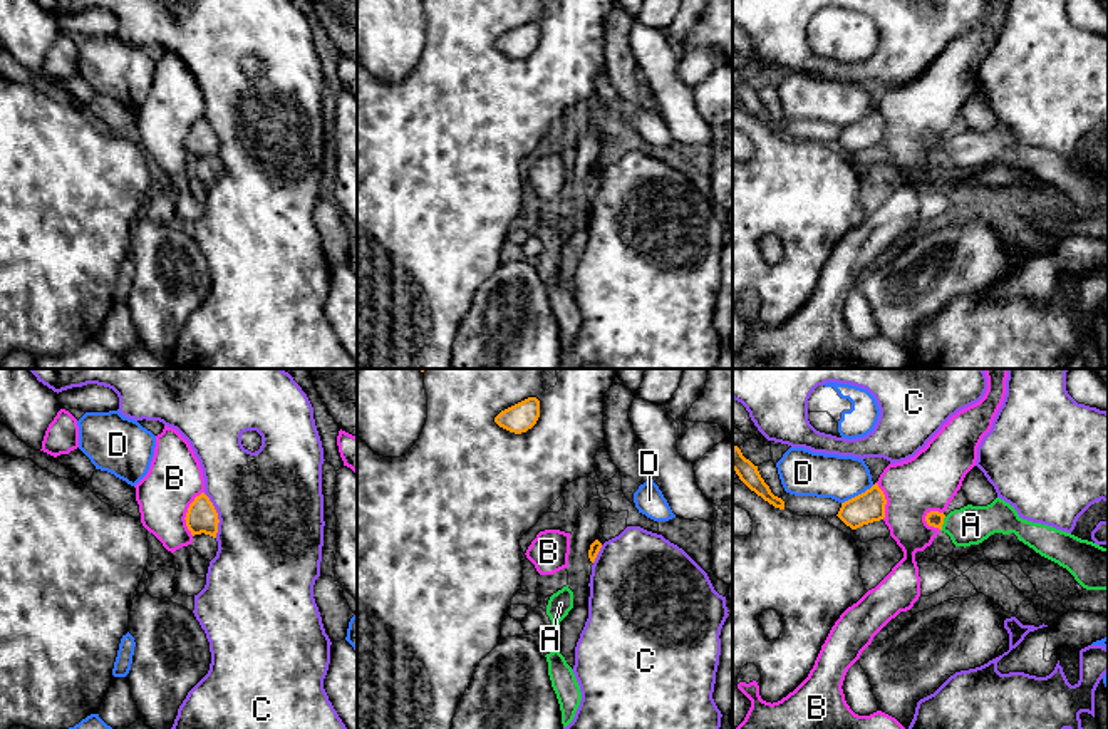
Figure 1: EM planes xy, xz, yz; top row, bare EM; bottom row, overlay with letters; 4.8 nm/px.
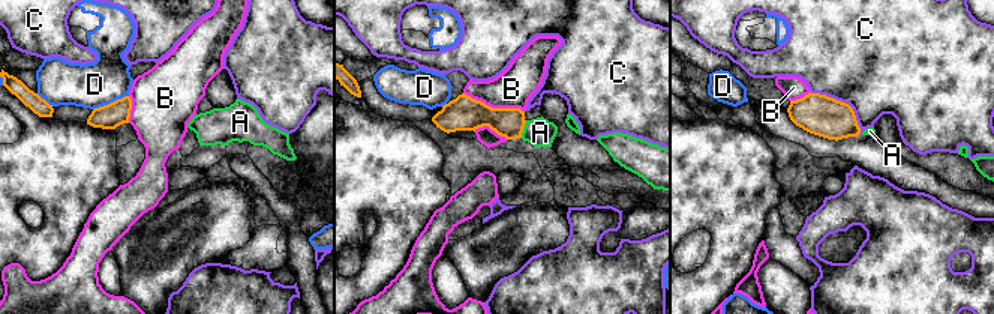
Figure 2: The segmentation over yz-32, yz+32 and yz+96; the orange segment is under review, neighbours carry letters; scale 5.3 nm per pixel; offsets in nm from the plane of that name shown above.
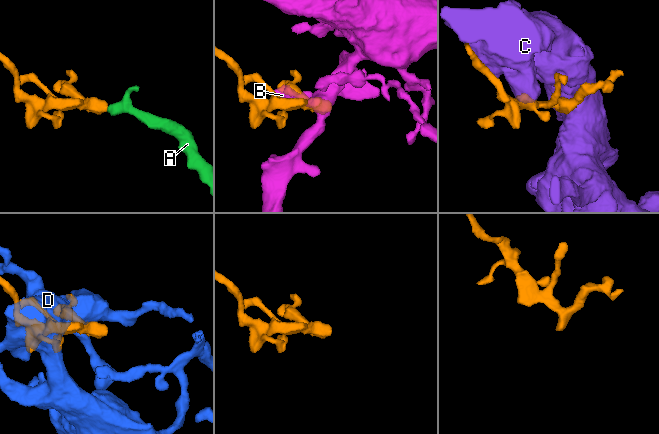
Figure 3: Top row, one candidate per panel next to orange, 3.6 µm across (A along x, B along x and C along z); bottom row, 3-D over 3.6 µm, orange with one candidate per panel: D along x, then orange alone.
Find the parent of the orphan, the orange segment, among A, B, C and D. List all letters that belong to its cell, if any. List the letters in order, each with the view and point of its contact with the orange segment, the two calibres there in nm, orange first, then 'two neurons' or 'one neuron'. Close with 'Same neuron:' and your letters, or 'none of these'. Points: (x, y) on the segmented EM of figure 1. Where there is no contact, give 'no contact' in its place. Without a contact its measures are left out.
A: meets orange in yz at (942, 523); 80 nm thick on the orange side, 190 nm on the other; one neuron
B: meets orange in xy at (186, 513); 150 nm thick on the orange side, 260 nm on the other; two neurons
C: meets orange in xy at (217, 515); 150 nm thick on the orange side, 500 nm on the other; two neurons
D: meets orange in yz at (859, 495); 150 nm thick on the orange side, 220 nm on the other; two neurons
Same neuron: A

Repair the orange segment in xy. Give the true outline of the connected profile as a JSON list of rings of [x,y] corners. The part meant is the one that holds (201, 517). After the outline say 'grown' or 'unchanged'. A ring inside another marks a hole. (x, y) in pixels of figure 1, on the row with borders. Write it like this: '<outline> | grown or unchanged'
[[[205,493],[194,498],[184,520],[193,536],[205,533],[216,538],[220,523],[218,513]]] | unchanged

